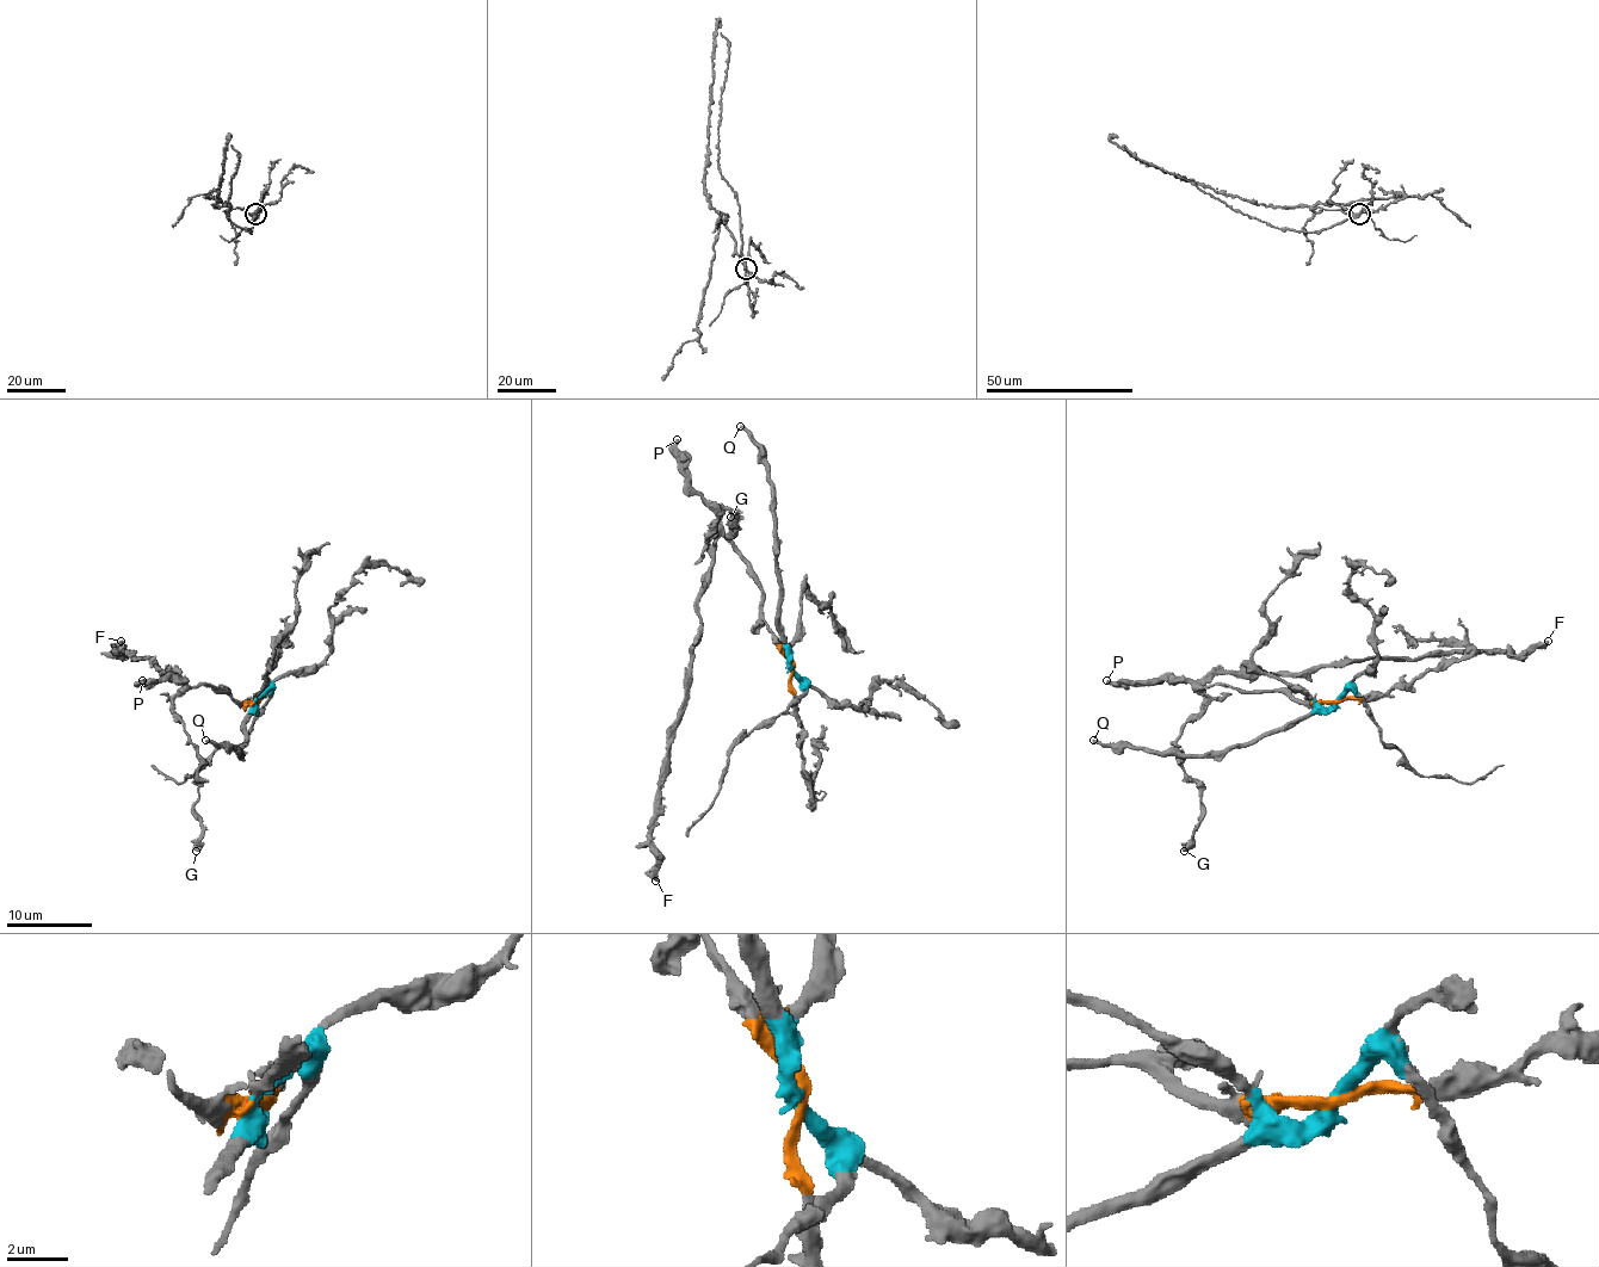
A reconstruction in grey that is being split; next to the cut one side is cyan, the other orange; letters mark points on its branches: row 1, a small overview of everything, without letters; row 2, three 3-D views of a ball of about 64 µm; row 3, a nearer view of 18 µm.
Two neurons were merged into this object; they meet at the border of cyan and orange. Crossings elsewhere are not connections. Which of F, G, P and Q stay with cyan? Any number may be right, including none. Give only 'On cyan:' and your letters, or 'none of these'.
On cyan: Q

